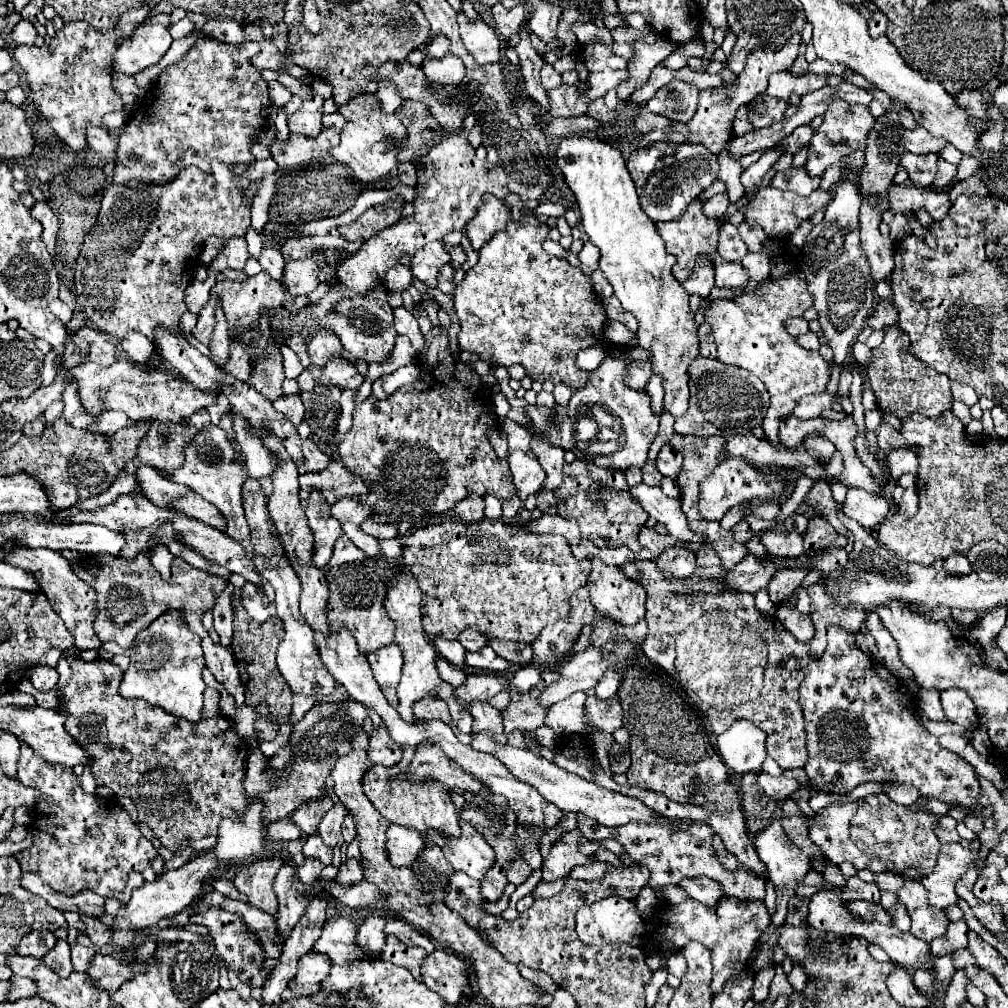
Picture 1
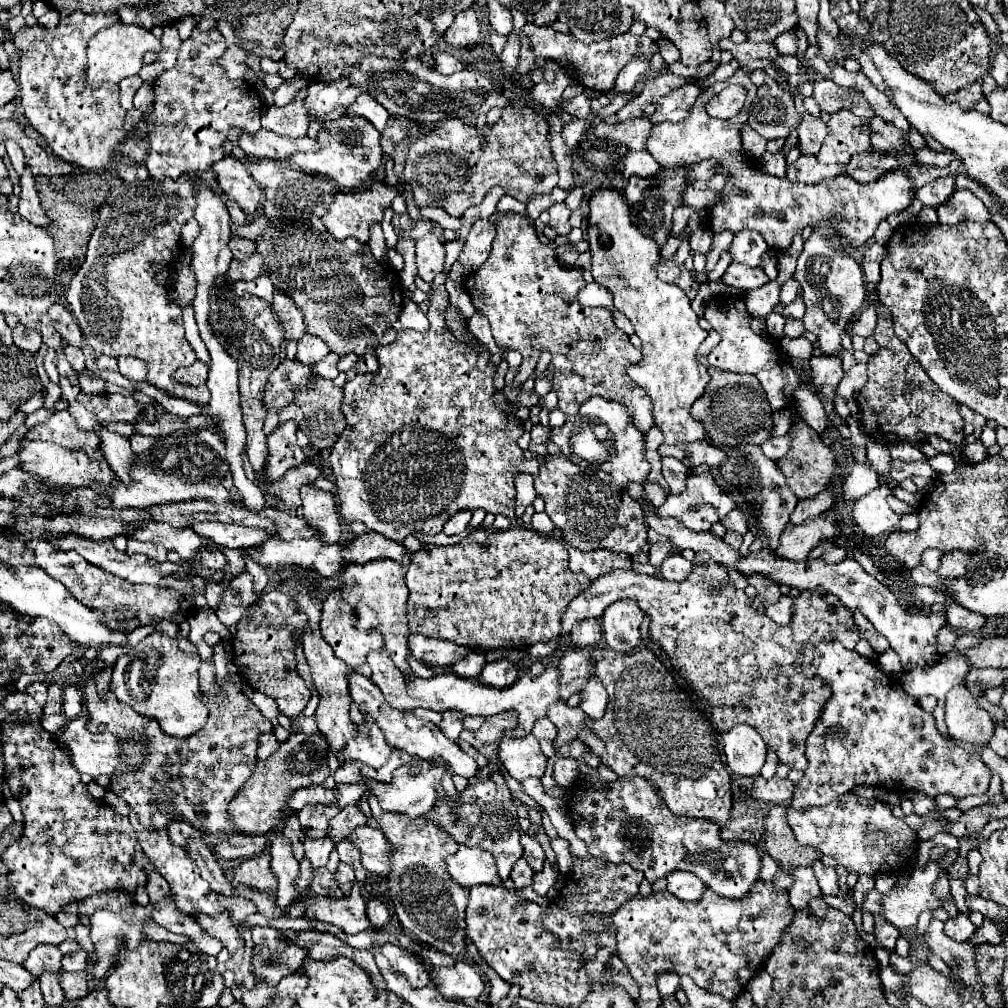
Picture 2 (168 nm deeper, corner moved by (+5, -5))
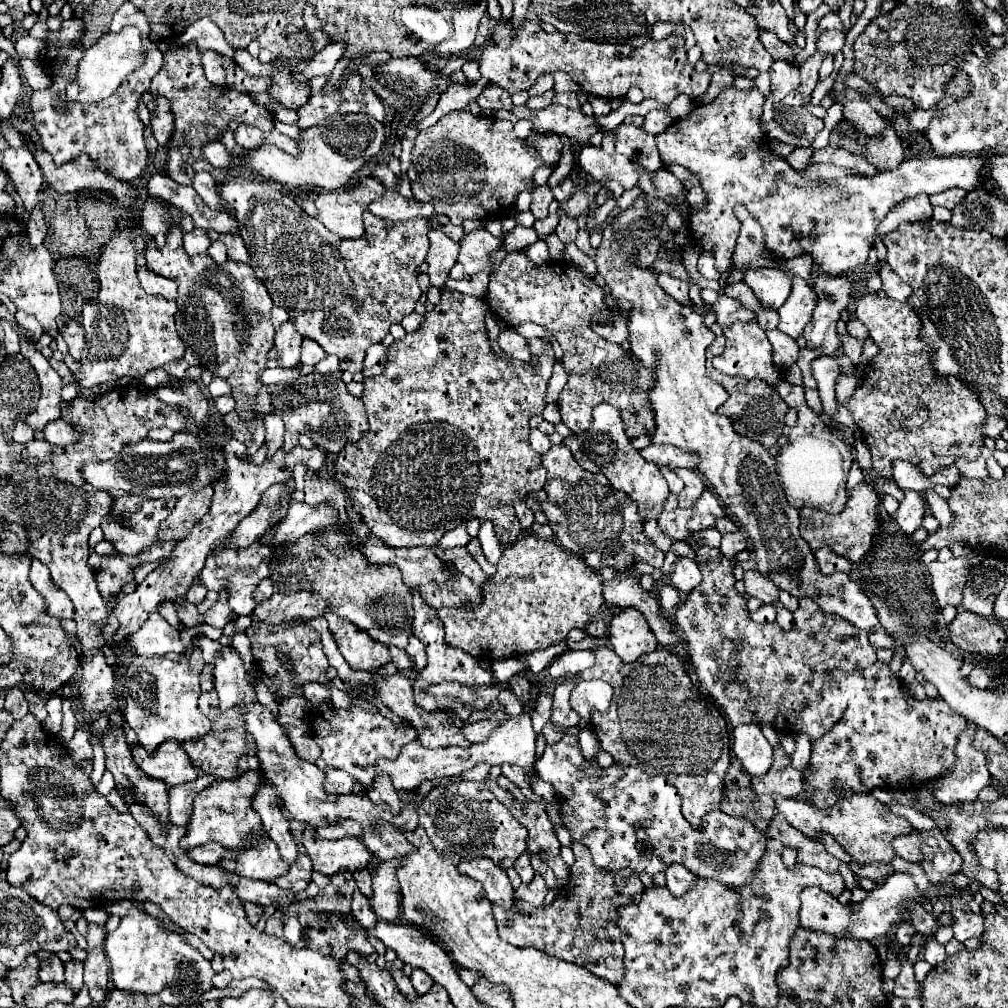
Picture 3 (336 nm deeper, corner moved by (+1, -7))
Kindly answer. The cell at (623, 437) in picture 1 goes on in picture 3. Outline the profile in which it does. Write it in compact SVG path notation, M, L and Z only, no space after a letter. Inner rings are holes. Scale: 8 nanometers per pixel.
M600 403L592 409L592 427L574 437L566 437L564 445L572 451L576 463L590 473L602 473L612 483L612 487L626 491L640 509L642 521L656 519L662 513L662 503L668 497L668 485L660 475L654 463L648 463L638 449L630 445L630 439L624 431L624 423L620 419L620 411L610 403Z

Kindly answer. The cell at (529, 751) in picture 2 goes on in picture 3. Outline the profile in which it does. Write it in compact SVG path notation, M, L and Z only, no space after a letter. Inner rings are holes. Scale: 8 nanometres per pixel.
M564 737L554 745L546 745L544 753L534 763L534 771L540 779L554 785L566 829L570 831L572 839L582 841L590 849L596 867L608 871L630 867L636 873L656 875L660 871L666 871L672 863L680 863L702 879L714 879L726 887L742 887L748 883L748 879L752 879L752 875L756 875L756 867L766 853L764 835L758 833L746 819L734 819L722 811L712 811L704 817L702 827L696 829L682 817L680 795L676 787L670 785L662 775L652 777L638 767L626 767L620 763L602 769L600 765L594 765L582 757L578 739L574 737Z

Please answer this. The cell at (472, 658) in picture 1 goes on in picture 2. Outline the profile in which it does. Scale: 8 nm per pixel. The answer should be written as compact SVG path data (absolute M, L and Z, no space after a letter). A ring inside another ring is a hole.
M498 659L484 667L480 681L490 687L508 687L516 681L516 677L518 677L518 669L508 659Z

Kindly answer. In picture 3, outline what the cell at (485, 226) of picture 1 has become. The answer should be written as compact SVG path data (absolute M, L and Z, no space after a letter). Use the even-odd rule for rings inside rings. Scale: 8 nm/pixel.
M486 229L474 231L462 239L458 261L464 265L468 275L478 275L490 263L490 253L500 249L500 245L502 239L490 235Z

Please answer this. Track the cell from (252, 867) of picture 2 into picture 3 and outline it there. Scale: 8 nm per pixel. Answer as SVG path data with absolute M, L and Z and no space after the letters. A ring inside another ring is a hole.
M254 837L248 843L250 847L236 853L236 873L240 877L272 881L288 871L288 865L282 861L272 839Z

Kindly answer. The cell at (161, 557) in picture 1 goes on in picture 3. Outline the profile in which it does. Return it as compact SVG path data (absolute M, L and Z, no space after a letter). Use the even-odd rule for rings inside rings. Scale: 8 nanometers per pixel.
M124 497L118 499L114 503L114 509L102 519L102 531L104 531L104 539L112 541L118 553L124 555L140 555L140 551L146 551L148 547L156 545L158 539L158 525L162 519L166 519L170 515L170 511L174 509L176 497L166 497L166 499L144 499L144 497ZM122 517L128 517L130 523L128 527L124 527L120 523Z

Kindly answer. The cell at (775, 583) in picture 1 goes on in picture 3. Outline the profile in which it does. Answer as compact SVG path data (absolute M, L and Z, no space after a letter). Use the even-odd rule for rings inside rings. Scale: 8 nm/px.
M746 571L744 585L746 585L746 593L752 595L752 597L762 599L762 603L778 601L776 585L770 579L766 579L764 575L760 575L758 571Z

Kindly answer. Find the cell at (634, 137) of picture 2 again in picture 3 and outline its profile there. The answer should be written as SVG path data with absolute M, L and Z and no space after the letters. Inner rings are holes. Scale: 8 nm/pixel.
M650 111L644 119L642 129L648 135L658 135L660 131L666 131L668 125L672 125L672 119L666 115L666 111Z

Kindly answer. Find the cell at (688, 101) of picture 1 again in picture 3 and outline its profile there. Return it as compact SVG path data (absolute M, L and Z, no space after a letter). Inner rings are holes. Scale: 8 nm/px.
M678 95L670 105L668 105L668 115L676 121L676 119L684 119L692 107L694 107L694 99L688 99L688 95Z

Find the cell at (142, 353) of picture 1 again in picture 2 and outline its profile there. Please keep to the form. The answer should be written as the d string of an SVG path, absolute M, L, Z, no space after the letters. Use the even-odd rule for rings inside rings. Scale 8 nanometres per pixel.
M120 357L118 359L118 371L128 381L146 381L146 361L136 357Z

